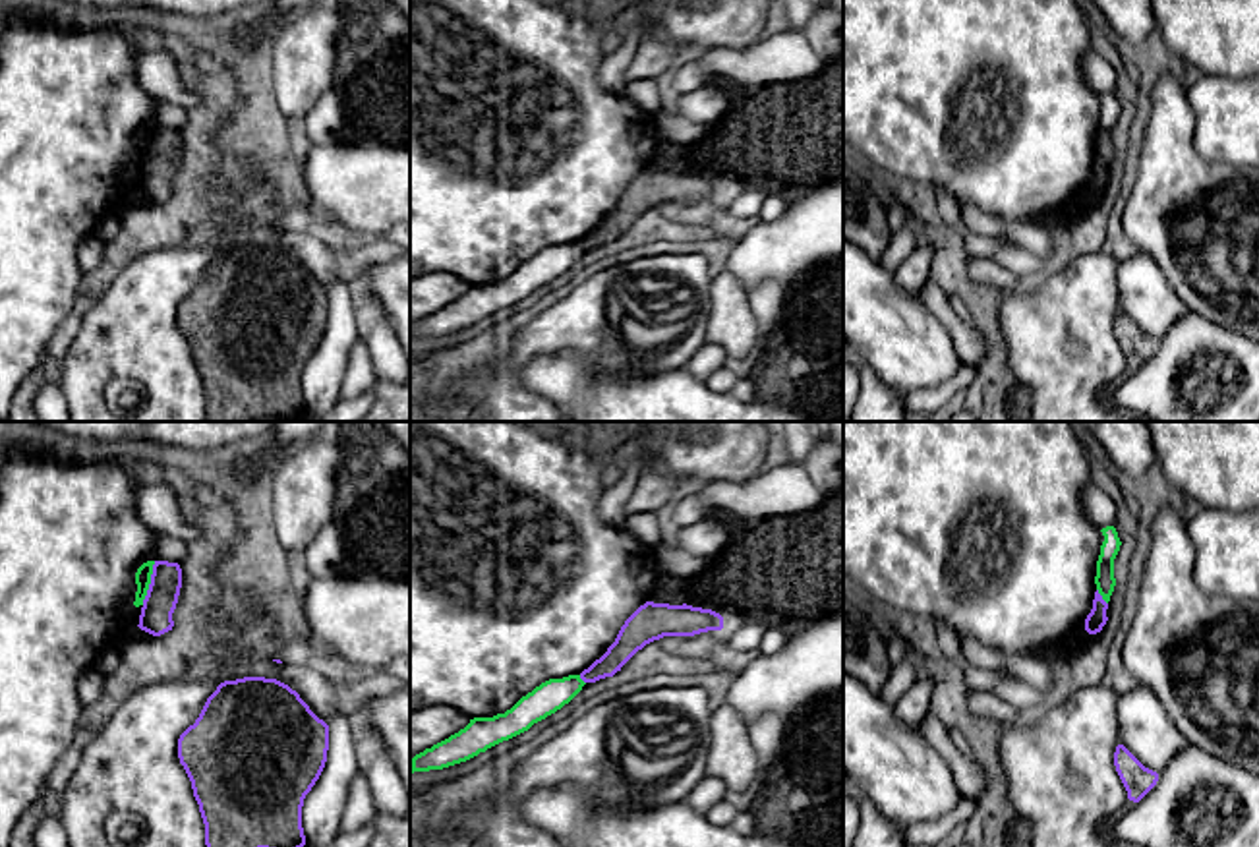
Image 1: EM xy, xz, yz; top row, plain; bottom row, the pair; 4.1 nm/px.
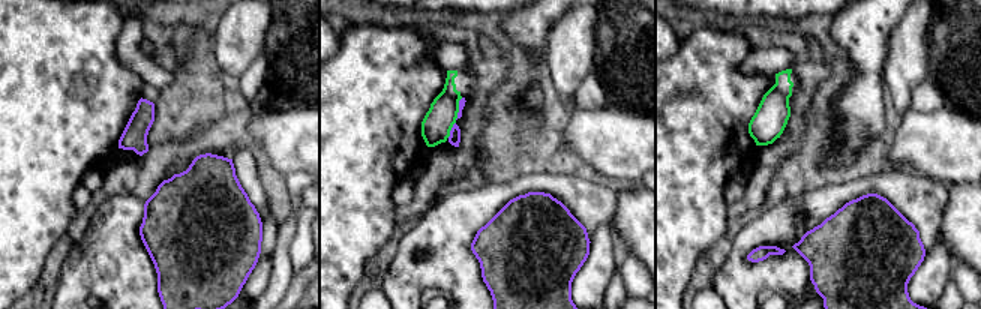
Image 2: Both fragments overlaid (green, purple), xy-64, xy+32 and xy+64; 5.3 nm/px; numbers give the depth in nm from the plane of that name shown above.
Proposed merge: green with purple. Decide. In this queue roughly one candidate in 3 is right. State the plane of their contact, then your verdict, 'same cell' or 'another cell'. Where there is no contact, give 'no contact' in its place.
contact in xy; another cell

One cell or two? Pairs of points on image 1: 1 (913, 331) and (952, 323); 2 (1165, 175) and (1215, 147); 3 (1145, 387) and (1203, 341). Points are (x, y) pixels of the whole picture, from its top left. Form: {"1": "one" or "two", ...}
{"1": "two", "2": "two", "3": "one"}

